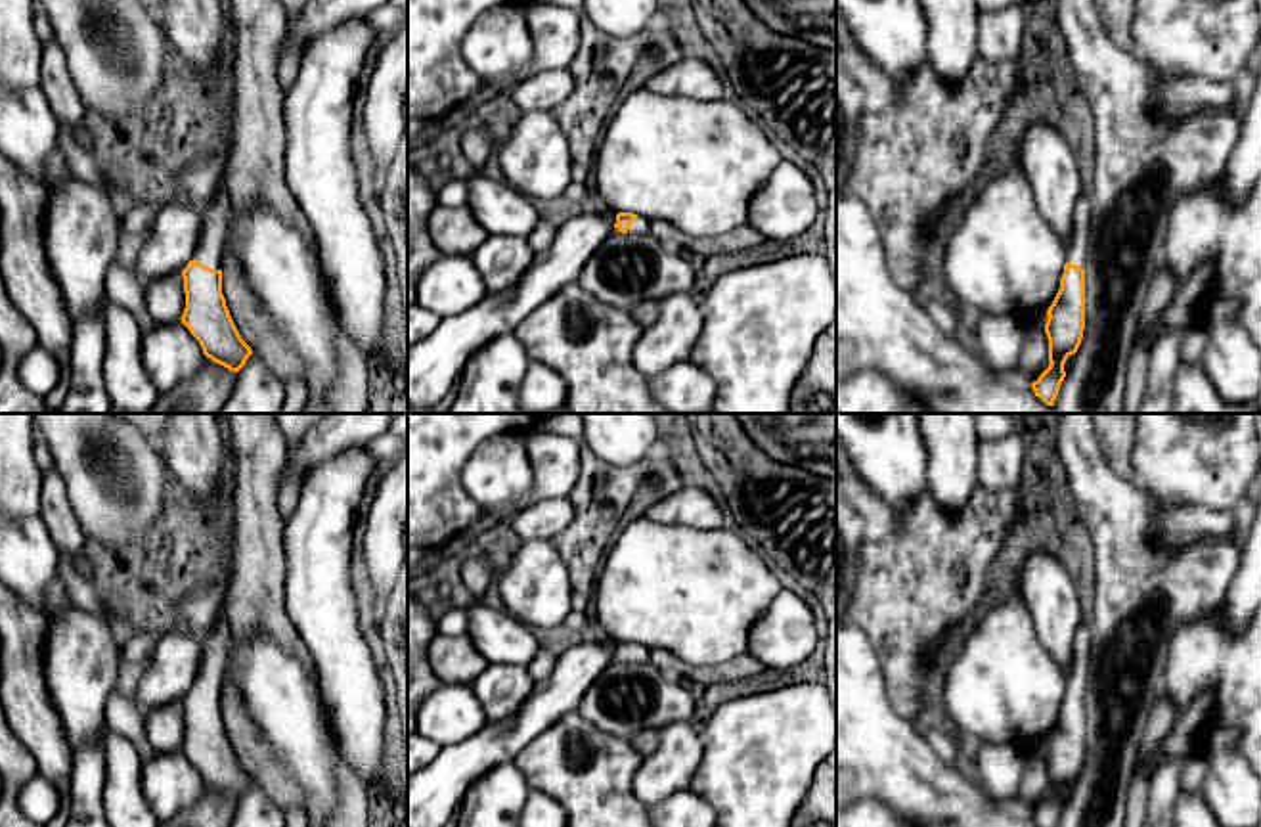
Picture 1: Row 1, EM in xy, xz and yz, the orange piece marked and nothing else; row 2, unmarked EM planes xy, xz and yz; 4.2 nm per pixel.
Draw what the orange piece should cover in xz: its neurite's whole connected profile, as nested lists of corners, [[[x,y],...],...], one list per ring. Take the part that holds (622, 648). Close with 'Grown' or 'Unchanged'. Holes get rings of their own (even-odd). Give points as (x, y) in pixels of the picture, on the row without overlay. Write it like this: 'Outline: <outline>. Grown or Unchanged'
Outline: [[[618,641],[614,660],[622,662],[649,662],[651,651],[645,645],[633,641]]]. Grown

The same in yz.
Outline: [[[1081,622],[1072,664],[1066,670],[1068,687],[1060,706],[1060,718],[1047,739],[1045,762],[1049,768],[1049,796],[1031,812],[1035,825],[1056,827],[1066,806],[1064,793],[1077,781],[1085,758],[1085,693],[1091,659],[1089,622]]]. Grown

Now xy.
Outline: [[[224,605],[214,628],[201,643],[201,664],[191,689],[182,699],[186,737],[182,752],[214,793],[239,800],[253,783],[241,768],[222,724],[222,689],[232,624]]]. Grown

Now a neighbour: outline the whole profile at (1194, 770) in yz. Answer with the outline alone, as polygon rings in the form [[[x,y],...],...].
[[[1204,752],[1188,758],[1181,773],[1183,793],[1200,793],[1202,783],[1207,775],[1207,758]]]

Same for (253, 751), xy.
[[[224,683],[222,689],[222,724],[241,768],[260,785],[279,810],[304,810],[300,793],[289,770],[253,724],[241,693],[232,683]]]

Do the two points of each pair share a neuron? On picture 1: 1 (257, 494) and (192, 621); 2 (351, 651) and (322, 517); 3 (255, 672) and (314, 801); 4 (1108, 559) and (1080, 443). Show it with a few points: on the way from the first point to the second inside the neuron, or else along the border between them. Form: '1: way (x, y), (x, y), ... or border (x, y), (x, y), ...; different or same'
1: border (232, 559), (232, 581), (224, 603); different
2: way (328, 619), (322, 605), (322, 550); same
3: way (286, 705), (312, 768); same
4: way (1108, 531), (1108, 504), (1087, 471); same

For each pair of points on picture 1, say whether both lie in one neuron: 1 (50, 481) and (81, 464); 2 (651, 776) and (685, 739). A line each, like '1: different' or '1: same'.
1: different
2: same

